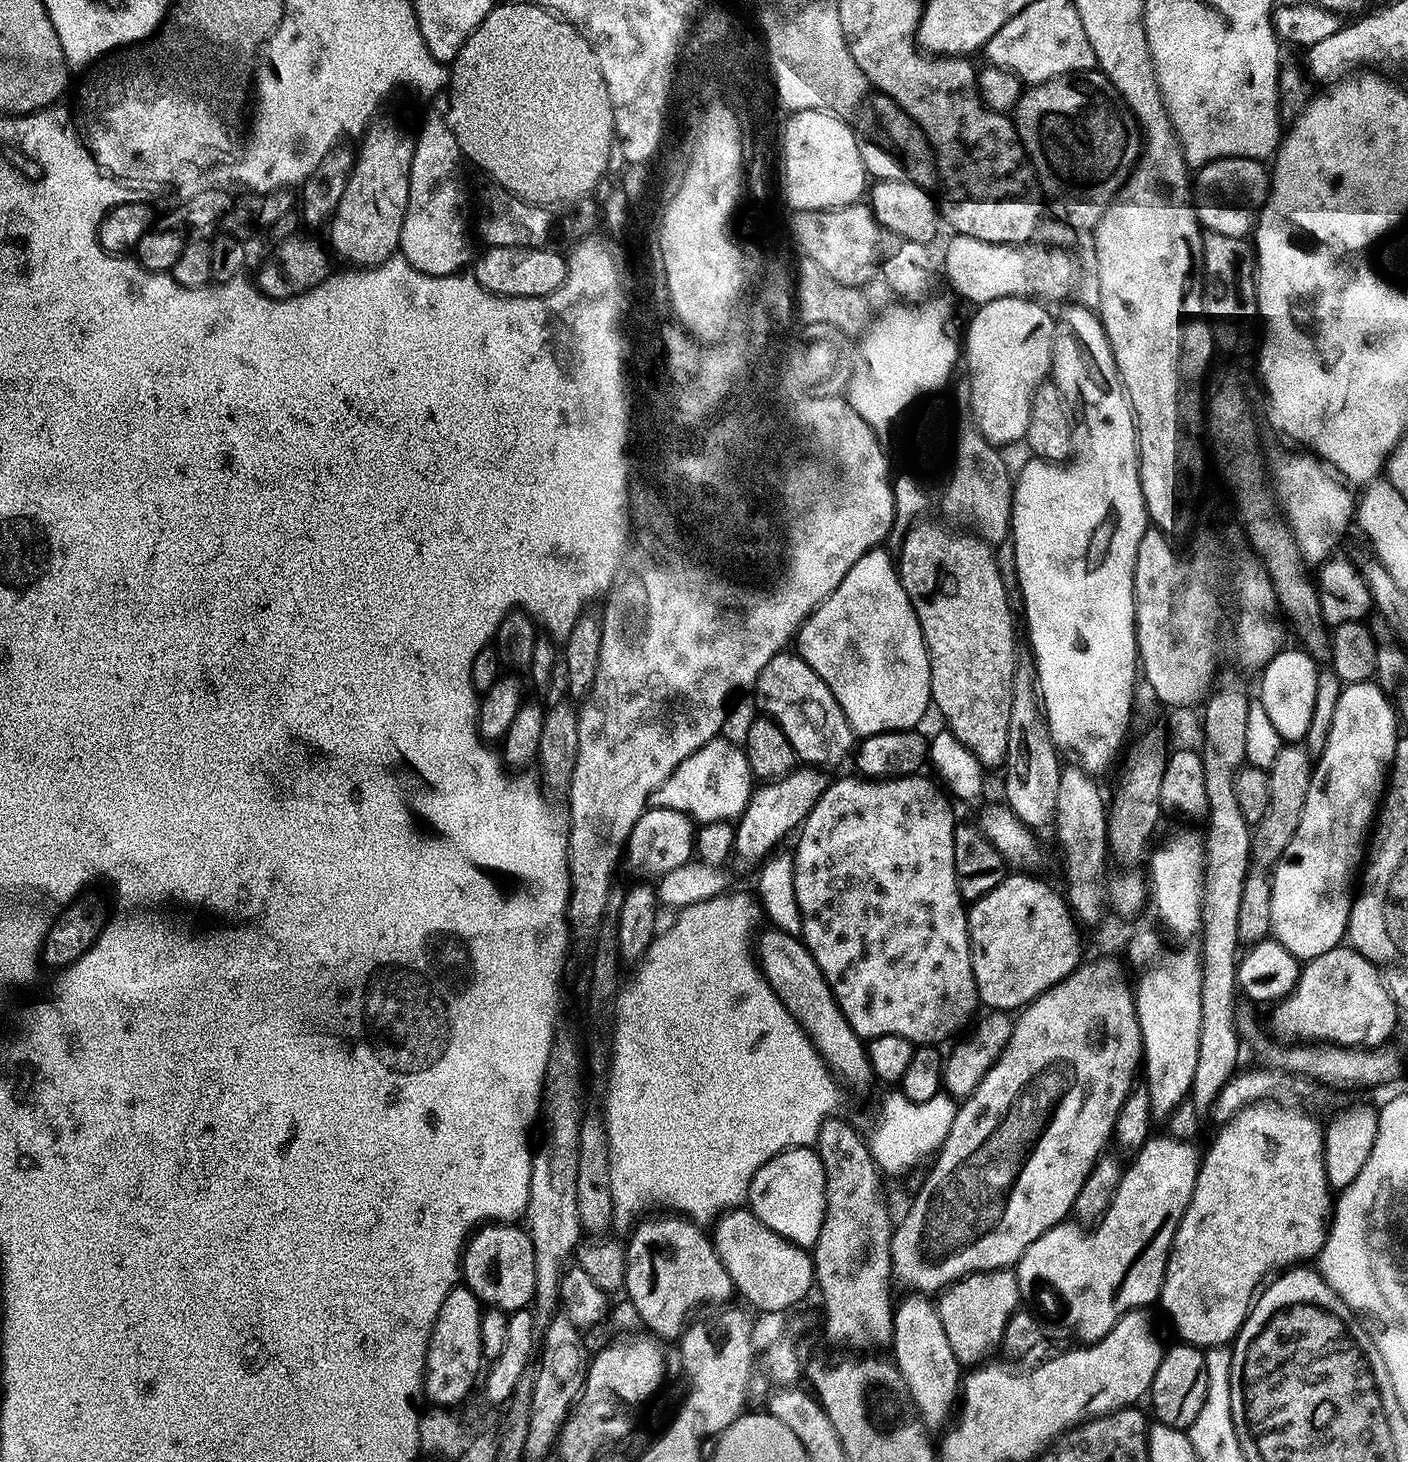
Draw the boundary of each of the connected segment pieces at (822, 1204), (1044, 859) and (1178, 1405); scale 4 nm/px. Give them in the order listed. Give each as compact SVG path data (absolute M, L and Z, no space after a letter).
M799 1148L762 1166L758 1178L754 1178L750 1208L756 1219L770 1230L786 1234L786 1238L794 1238L800 1244L815 1242L828 1208L827 1172L817 1149Z
M988 790L978 798L955 798L951 801L950 807L957 825L966 824L969 831L979 836L981 840L987 841L1002 858L1002 862L1013 877L1038 880L1042 884L1053 886L1067 885L1069 853L1065 845L1057 835L1047 836L1043 826L1035 821L1037 819L1021 811L1007 795L1000 793L999 796L998 793Z
M1181 1346L1162 1366L1158 1378L1150 1389L1150 1407L1157 1425L1165 1433L1173 1436L1191 1437L1200 1425L1202 1414L1206 1412L1206 1402L1210 1398L1210 1366L1208 1353L1203 1347L1187 1348Z

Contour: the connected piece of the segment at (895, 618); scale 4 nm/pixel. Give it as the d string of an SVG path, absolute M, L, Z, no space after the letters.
M885 547L871 548L874 549L863 551L847 569L832 592L807 618L796 639L796 651L839 705L849 729L860 738L889 727L921 723L927 708L929 711L932 694L921 623L910 603L903 579Z

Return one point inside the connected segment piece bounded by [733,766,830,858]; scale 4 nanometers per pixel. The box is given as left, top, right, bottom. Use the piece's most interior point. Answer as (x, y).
(776, 807)

